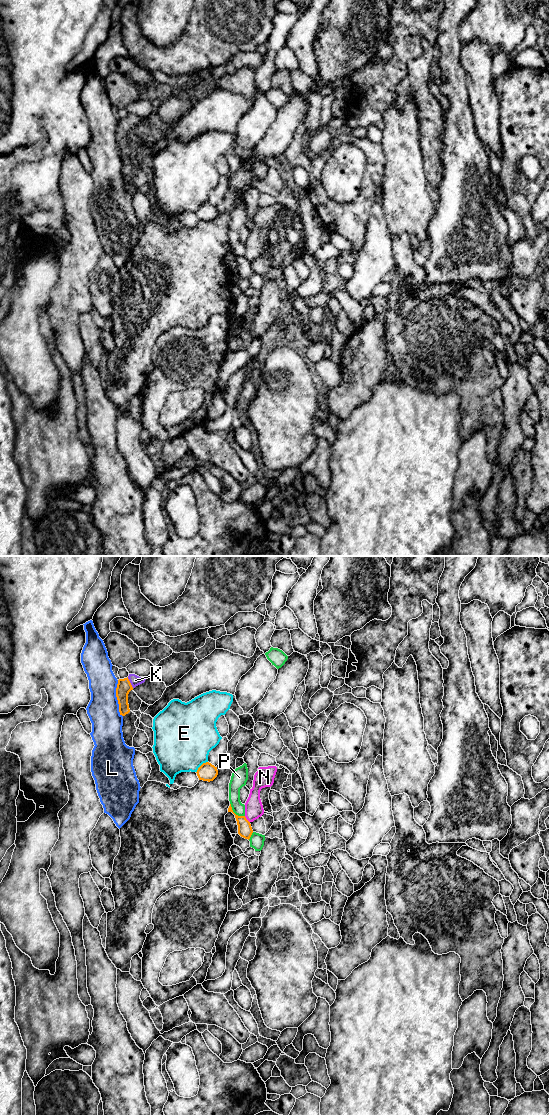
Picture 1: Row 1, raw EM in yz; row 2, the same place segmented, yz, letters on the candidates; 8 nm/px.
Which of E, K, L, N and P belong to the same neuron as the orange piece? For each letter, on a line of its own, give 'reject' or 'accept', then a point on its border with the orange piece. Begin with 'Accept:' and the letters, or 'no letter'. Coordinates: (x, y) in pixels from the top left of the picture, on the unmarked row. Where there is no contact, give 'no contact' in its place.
Accept: K
E: reject; meets orange in yz at (200, 206)
K: accept; meets orange in yz at (129, 122)
L: reject; meets orange in yz at (117, 138)
N: reject; meets orange in yz at (246, 259)
P: reject; meets orange in yz at (234, 253)

